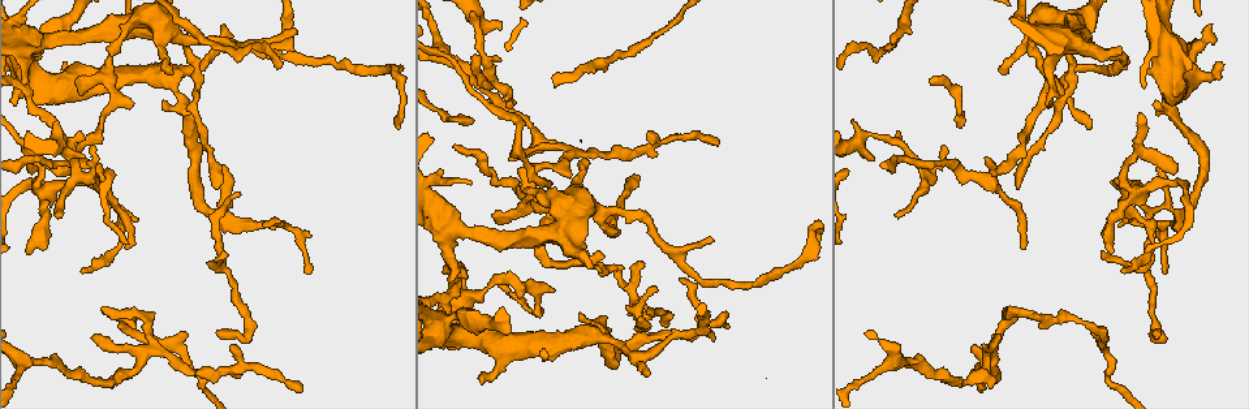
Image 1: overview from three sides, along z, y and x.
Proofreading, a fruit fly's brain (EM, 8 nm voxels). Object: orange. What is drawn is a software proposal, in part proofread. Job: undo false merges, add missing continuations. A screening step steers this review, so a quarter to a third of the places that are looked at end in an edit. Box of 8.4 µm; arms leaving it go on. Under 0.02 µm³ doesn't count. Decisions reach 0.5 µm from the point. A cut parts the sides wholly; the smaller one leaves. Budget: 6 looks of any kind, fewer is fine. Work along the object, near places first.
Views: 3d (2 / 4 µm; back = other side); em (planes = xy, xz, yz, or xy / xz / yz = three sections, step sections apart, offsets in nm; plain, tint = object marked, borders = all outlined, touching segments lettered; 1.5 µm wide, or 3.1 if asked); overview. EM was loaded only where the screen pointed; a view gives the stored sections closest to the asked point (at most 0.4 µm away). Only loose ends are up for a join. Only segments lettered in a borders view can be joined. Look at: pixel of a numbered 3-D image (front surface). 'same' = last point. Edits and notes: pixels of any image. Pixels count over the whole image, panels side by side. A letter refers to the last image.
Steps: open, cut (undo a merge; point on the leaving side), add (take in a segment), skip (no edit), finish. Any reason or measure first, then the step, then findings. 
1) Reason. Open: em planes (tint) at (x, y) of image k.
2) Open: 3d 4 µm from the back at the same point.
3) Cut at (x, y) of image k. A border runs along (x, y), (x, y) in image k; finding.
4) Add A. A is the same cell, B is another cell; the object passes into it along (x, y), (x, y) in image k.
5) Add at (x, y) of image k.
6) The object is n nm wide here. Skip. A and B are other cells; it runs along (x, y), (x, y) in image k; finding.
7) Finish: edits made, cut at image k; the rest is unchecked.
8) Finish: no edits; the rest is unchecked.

Sharp bend. Open: em yz step 4 (borders) at (288, 25) of image 1.

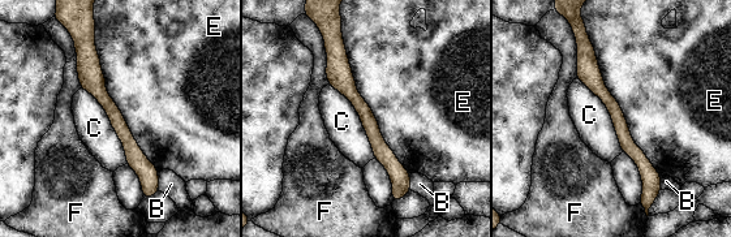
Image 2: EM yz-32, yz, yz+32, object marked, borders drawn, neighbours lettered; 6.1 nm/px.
The object is 90 nm wide here. Skip. B, C, E and F are other cells; it runs along (339, 42), (339, 76), (396, 186) in image 2; continuous, no second cell.

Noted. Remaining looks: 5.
Free end. Open: 3d 2 µm at (221, 253) of image 1.

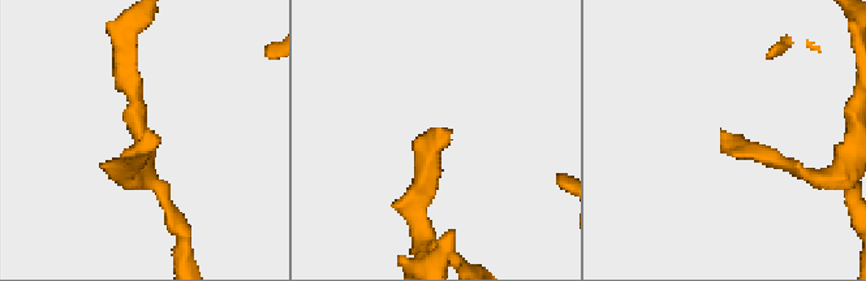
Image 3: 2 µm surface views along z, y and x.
Now the EM. Open: em planes (borders) at (147, 129) of image 3.

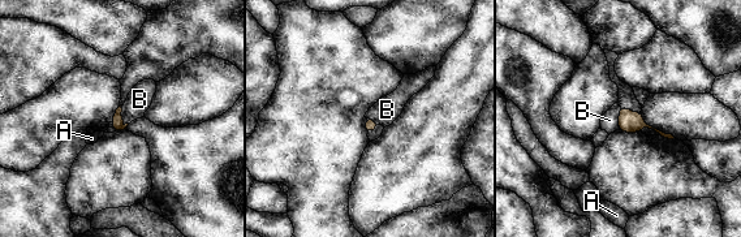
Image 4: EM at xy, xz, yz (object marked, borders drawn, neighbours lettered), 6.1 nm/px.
The object is 80 nm wide here. Skip. A and B are other cells; a border runs along (120, 106), (124, 125) in image 4; no lettered segment goes on from it.

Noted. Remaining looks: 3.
Abrupt turn. Open: em planes (plain) at (1013, 313) of image 1.

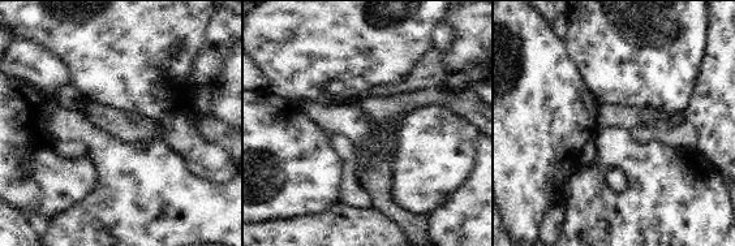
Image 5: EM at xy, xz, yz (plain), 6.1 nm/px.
Where the object lies. Open: em planes (tint) at the same point.

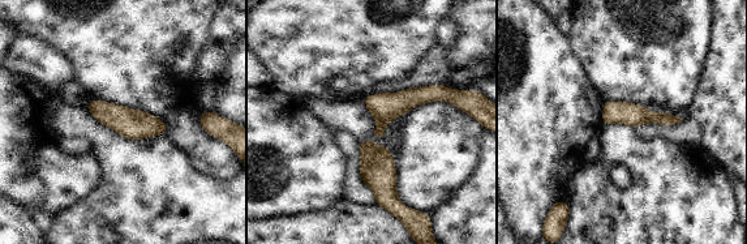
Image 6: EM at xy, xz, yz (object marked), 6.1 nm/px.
See the neighbours. Open: em planes (borders) at the same point.

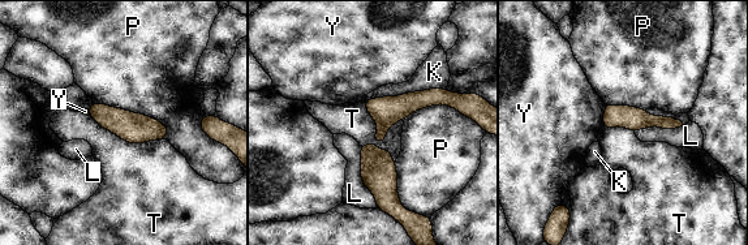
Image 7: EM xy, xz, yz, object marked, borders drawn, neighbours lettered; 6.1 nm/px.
The longest contact is with P, 500 nm. Skip. K, L, P, T and Y are other cells; it runs along (441, 91), (402, 106), (372, 145), (385, 202) in image 7; all the same cell.

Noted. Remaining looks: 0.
Finish: no edits; the rest is unchecked.

